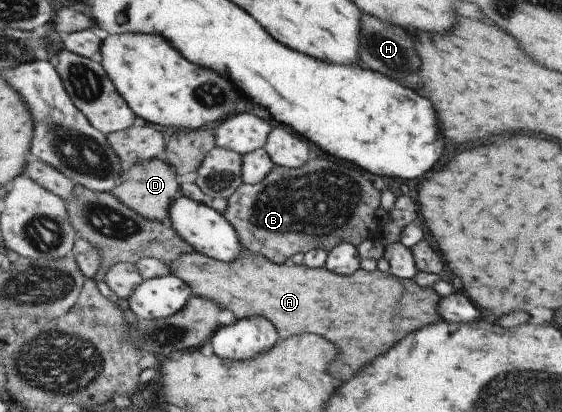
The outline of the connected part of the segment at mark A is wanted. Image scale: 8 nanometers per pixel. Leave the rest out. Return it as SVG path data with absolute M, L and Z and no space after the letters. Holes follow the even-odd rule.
M246 248L235 261L221 261L201 252L189 251L179 255L170 268L175 277L191 286L193 296L215 301L215 305L231 311L237 320L267 317L275 324L281 339L311 331L327 337L343 353L343 357L331 367L331 375L343 383L353 379L357 371L383 355L403 335L439 321L435 309L439 295L434 289L377 269L360 269L351 276L335 275L325 267L276 264L265 255ZM341 329L345 329L345 335Z

